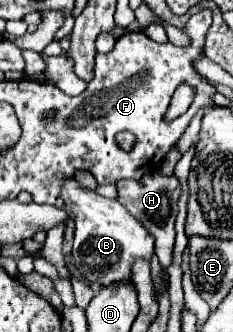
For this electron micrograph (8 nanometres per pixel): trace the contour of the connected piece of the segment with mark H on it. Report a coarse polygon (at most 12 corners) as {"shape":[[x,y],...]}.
{"shape":[[162,174],[118,180],[120,204],[172,260],[178,180]]}

